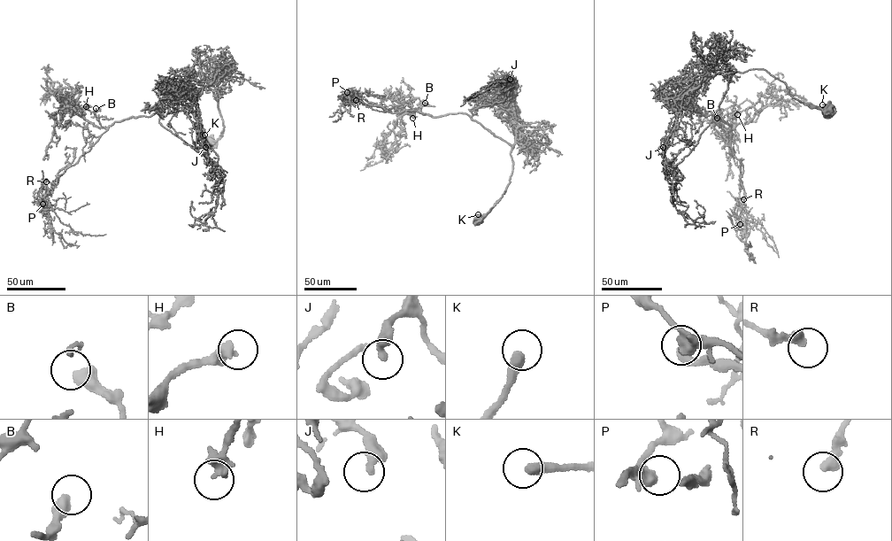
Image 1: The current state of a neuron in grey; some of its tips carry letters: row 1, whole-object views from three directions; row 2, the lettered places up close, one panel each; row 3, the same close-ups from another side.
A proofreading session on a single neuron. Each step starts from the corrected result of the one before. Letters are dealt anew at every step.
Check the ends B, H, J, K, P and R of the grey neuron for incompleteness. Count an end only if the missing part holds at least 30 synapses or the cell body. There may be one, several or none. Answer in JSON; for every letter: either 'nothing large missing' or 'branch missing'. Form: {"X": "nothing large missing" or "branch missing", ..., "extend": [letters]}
{"B": "nothing large missing", "H": "nothing large missing", "J": "nothing large missing", "K": "nothing large missing", "P": "nothing large missing", "R": "nothing large missing", "extend": []}

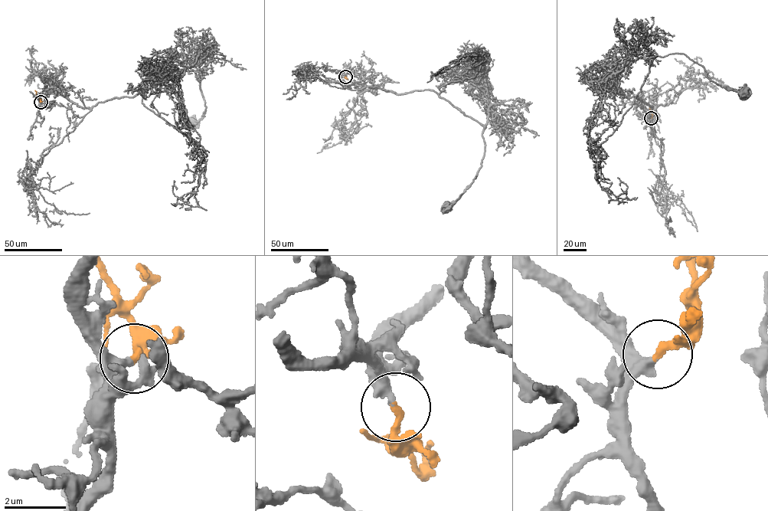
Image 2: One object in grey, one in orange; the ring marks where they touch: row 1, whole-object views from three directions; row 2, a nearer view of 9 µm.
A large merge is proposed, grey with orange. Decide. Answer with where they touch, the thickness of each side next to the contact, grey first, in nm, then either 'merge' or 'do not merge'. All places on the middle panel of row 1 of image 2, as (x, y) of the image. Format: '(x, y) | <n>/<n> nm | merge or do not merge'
(345, 76) | 360/260 nm | merge

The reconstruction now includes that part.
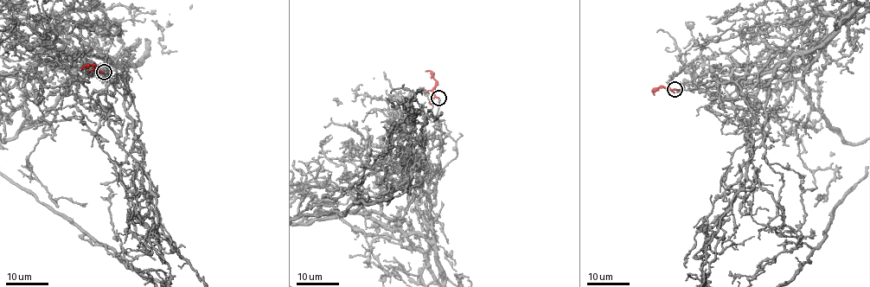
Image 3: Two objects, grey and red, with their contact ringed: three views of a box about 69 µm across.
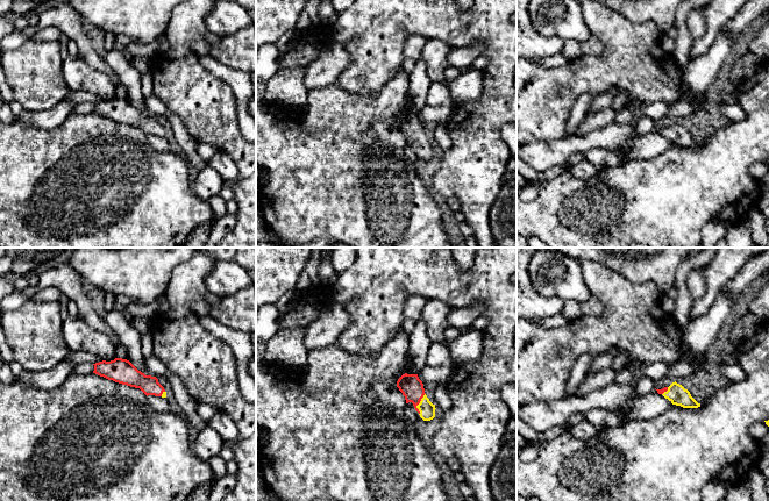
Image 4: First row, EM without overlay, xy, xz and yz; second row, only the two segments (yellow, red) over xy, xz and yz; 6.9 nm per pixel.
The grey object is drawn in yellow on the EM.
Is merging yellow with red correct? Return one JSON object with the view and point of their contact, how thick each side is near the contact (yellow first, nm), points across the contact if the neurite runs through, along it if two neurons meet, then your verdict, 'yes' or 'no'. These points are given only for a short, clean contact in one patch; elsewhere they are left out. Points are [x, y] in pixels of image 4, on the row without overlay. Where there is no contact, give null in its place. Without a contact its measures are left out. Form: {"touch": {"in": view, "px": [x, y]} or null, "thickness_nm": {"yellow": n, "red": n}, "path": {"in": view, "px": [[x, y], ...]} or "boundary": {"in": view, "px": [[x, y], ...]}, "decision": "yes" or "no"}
{"touch": {"in": "xz", "px": [419, 143]}, "thickness_nm": {"yellow": 110, "red": 160}, "path": {"in": "xz", "px": [[427, 149], [419, 143], [410, 124]]}, "decision": "yes"}

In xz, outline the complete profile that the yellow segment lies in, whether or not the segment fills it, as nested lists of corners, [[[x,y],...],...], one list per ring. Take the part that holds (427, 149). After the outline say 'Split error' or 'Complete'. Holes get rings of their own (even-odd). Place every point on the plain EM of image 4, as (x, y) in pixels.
[[[403,114],[397,121],[397,127],[405,136],[406,143],[412,142],[423,160],[430,160],[435,157],[435,144],[427,137],[418,114]]]. Split error

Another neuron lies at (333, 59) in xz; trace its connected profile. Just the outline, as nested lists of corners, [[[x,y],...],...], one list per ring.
[[[333,42],[325,44],[319,57],[306,67],[306,91],[334,84],[351,62],[353,58],[342,45]]]

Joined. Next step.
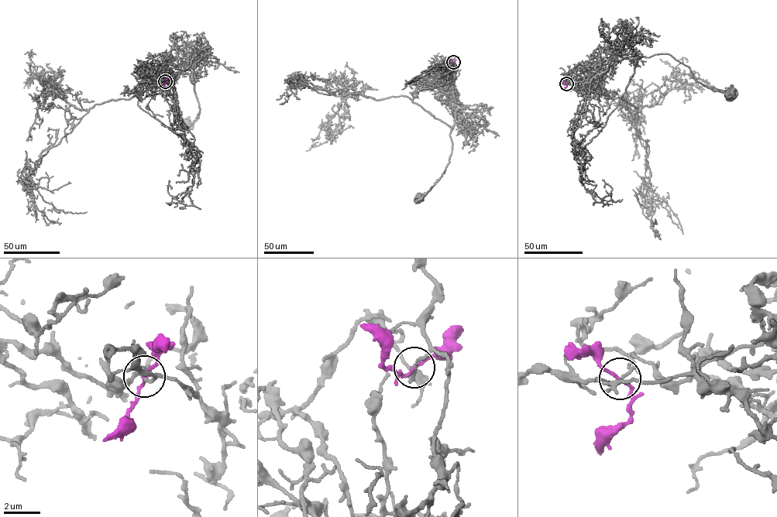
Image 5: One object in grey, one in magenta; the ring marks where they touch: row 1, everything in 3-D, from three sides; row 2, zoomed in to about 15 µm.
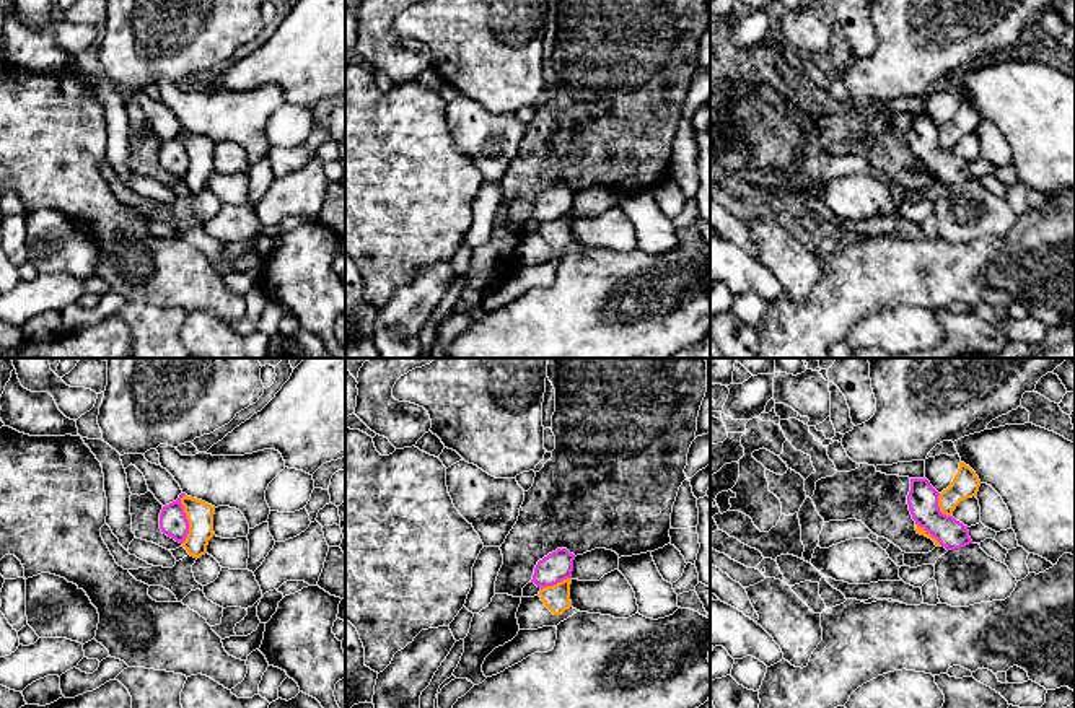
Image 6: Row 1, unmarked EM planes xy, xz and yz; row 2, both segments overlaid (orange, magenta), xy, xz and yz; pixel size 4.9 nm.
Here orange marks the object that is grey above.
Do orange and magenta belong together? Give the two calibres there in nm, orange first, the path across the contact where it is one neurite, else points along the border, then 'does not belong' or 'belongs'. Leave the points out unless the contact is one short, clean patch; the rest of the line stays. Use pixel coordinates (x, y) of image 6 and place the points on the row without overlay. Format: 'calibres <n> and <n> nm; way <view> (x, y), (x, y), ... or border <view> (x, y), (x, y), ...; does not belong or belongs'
calibres 130 and 140 nm; border xy (184, 129), (181, 140), (188, 157), (188, 171), (181, 178); does not belong

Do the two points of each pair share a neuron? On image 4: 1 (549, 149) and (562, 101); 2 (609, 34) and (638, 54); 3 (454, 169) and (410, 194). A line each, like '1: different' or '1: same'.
1: different
2: same
3: different

